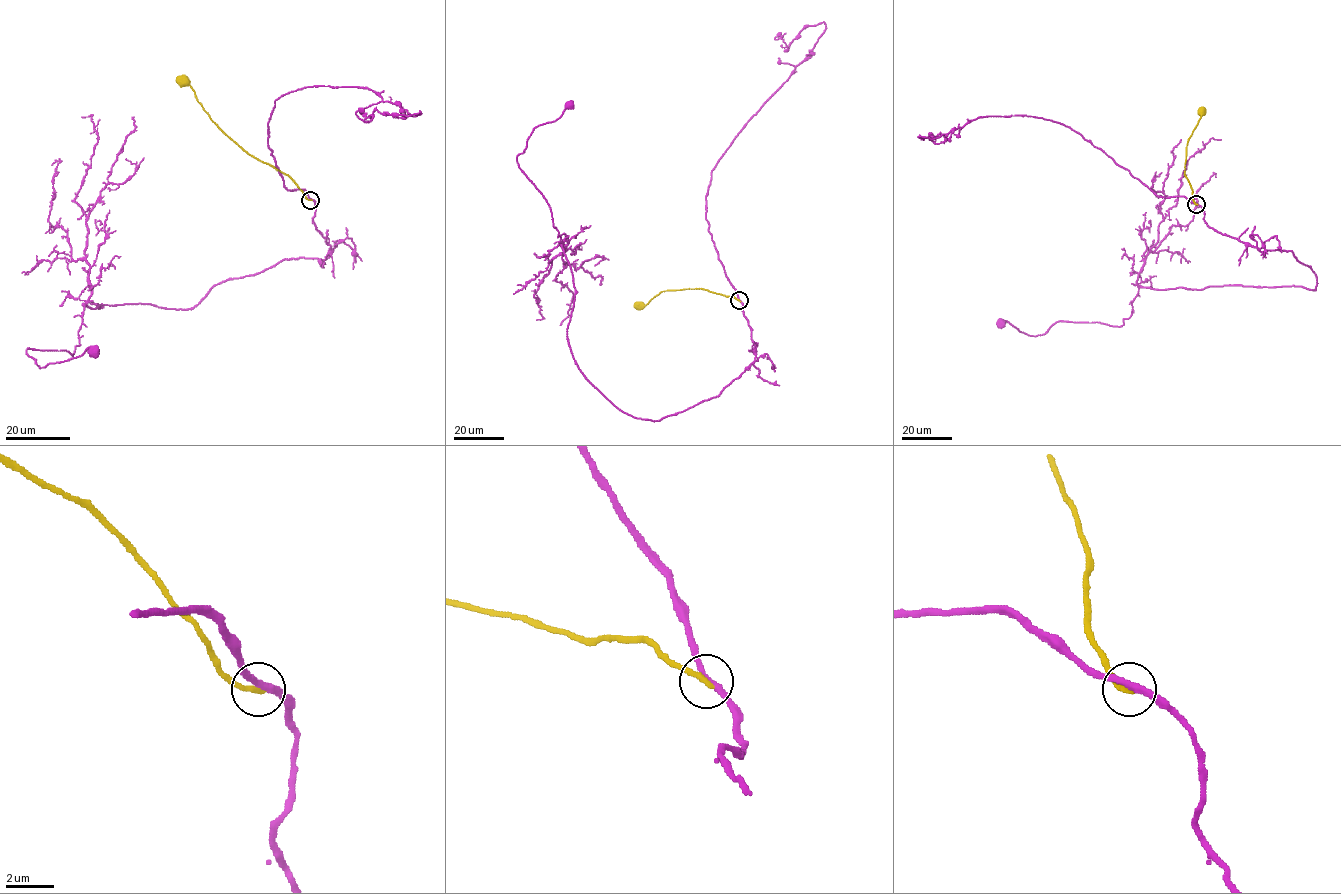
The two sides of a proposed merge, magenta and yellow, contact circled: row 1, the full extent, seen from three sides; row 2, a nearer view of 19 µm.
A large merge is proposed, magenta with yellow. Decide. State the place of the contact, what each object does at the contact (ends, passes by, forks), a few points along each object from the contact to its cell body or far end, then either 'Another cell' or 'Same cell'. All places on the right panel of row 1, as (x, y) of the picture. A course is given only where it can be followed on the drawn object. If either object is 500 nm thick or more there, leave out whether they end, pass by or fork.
Place: (1196, 204). At the ring magenta passes by. At the ring yellow ends. Course of magenta: (1197, 205), (1222, 234), (1291, 251), (1315, 290), (1139, 287), (1119, 326), (1062, 321), (1030, 336), (1001, 324). Course of yellow: (1197, 205), (1185, 176), (1185, 163), (1187, 142), (1201, 110). Another cell

